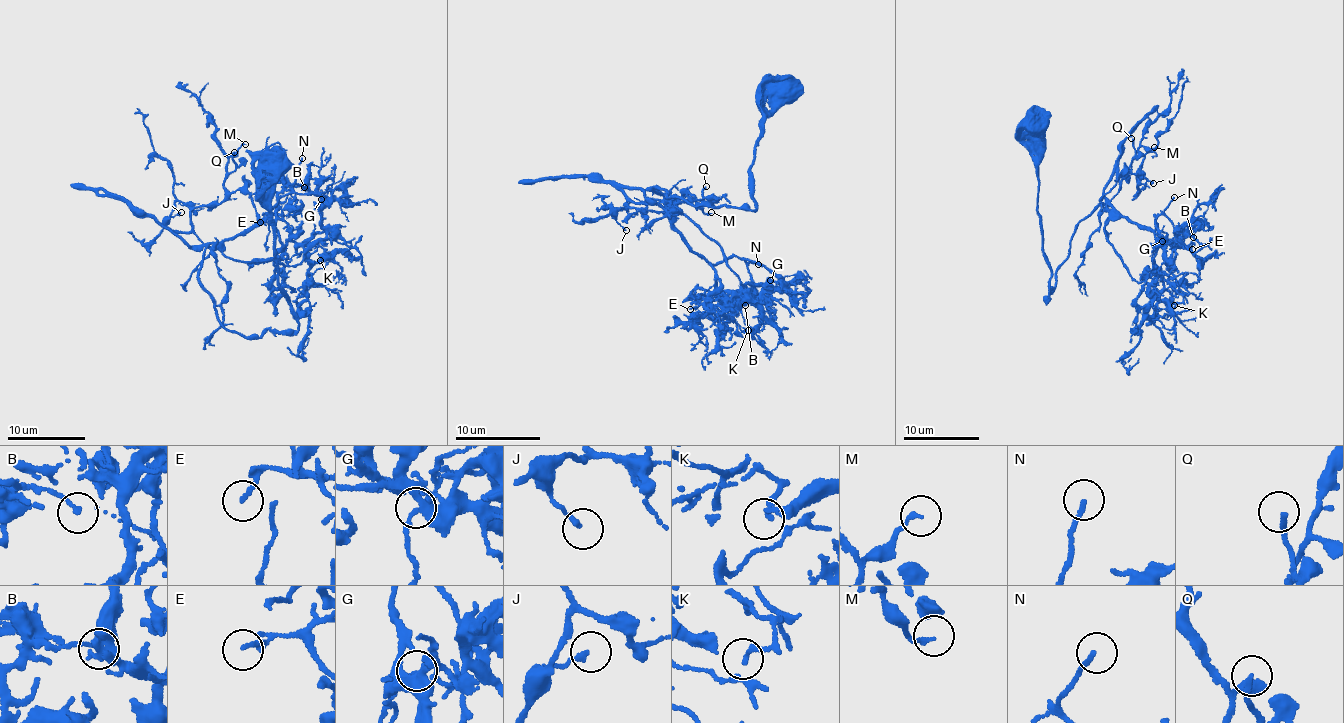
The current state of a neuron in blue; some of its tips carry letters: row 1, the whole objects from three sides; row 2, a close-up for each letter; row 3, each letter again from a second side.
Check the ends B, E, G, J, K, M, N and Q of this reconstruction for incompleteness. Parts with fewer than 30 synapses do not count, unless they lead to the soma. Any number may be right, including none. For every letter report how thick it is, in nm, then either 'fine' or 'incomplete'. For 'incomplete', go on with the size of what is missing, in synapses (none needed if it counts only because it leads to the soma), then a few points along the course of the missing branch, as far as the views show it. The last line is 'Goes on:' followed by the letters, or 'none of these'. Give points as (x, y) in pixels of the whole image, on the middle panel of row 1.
B: 90 nm thick; fine
E: 140 nm thick; fine
G: 110 nm thick; fine
J: 170 nm thick; fine
K: 200 nm thick; fine
M: 150 nm thick; fine
N: 160 nm thick; incomplete; about 100 synapses; missing branch runs (758, 264), (768, 277), (781, 274), (791, 278), (826, 307), (830, 301)
Q: 160 nm thick; fine
Goes on: N

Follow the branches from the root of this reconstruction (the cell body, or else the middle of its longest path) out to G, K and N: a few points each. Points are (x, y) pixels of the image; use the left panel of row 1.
G: (277, 163), (278, 287), (298, 328), (228, 330), (198, 275), (204, 250), (299, 263), (326, 236), (321, 199)
K: (277, 163), (278, 287), (298, 328), (231, 332), (202, 285), (209, 245), (279, 219), (320, 260)
N: (277, 163), (278, 287), (298, 328), (241, 336), (202, 285), (203, 252), (258, 224), (302, 158)

